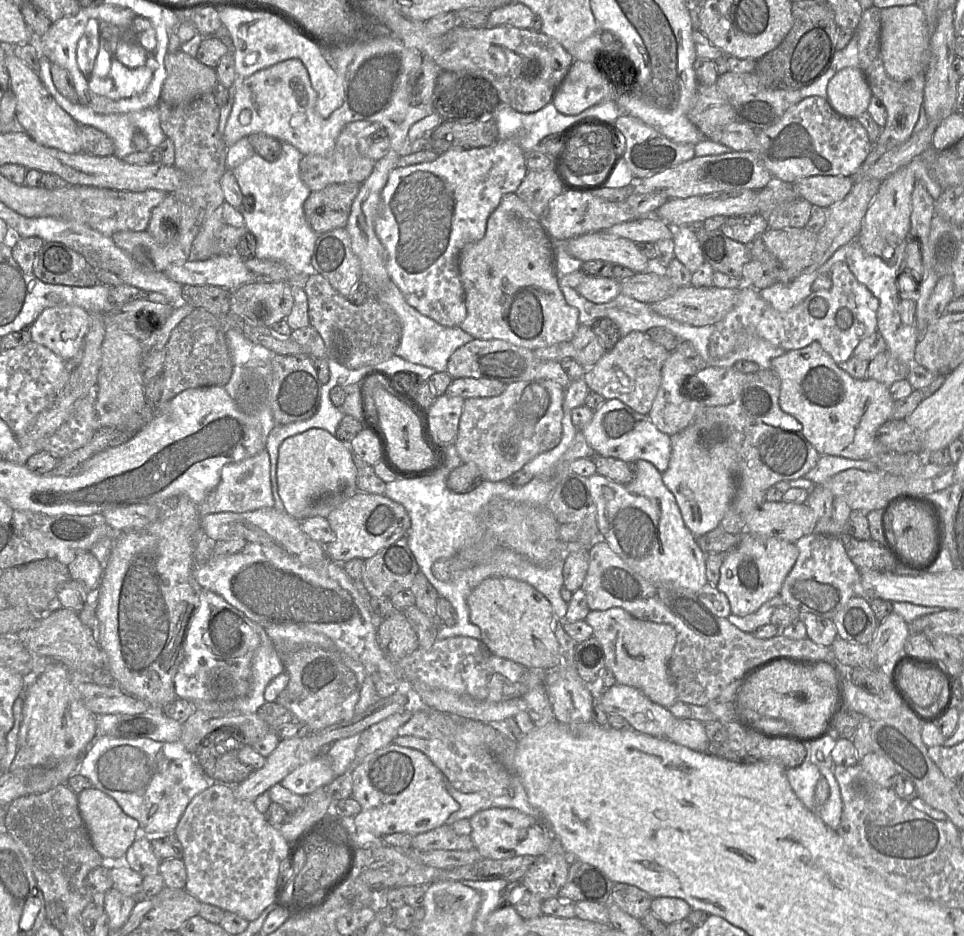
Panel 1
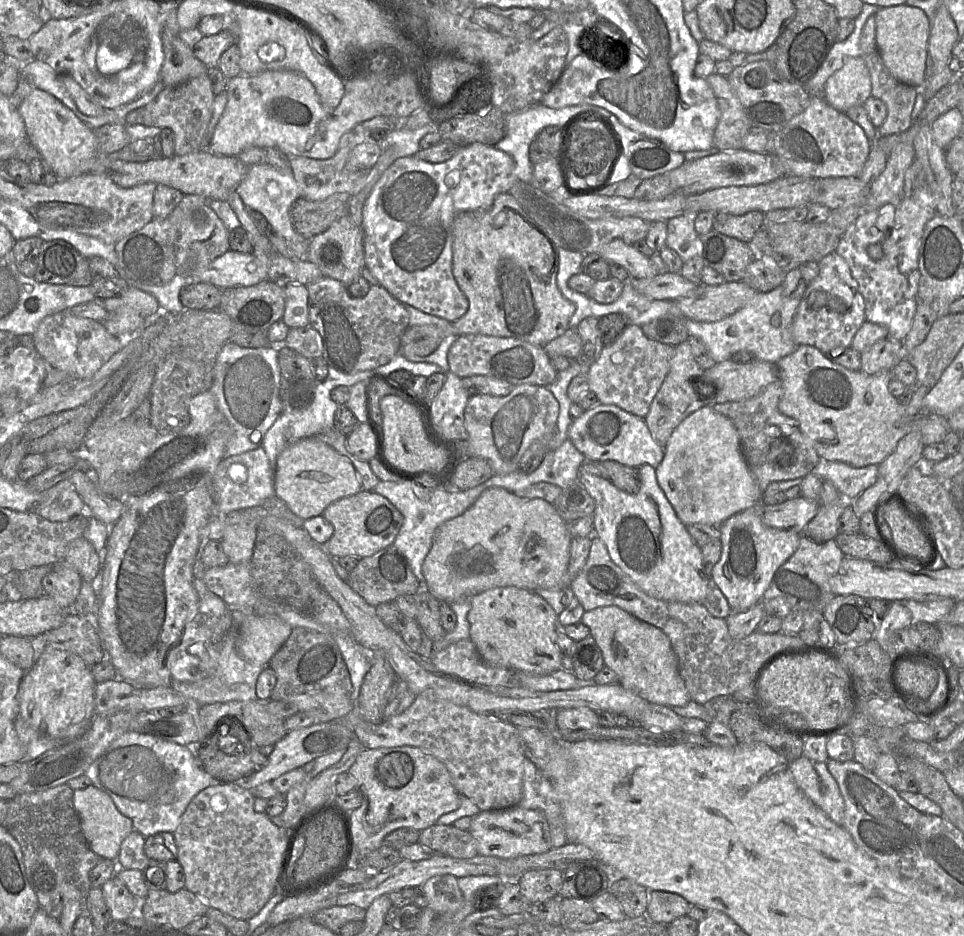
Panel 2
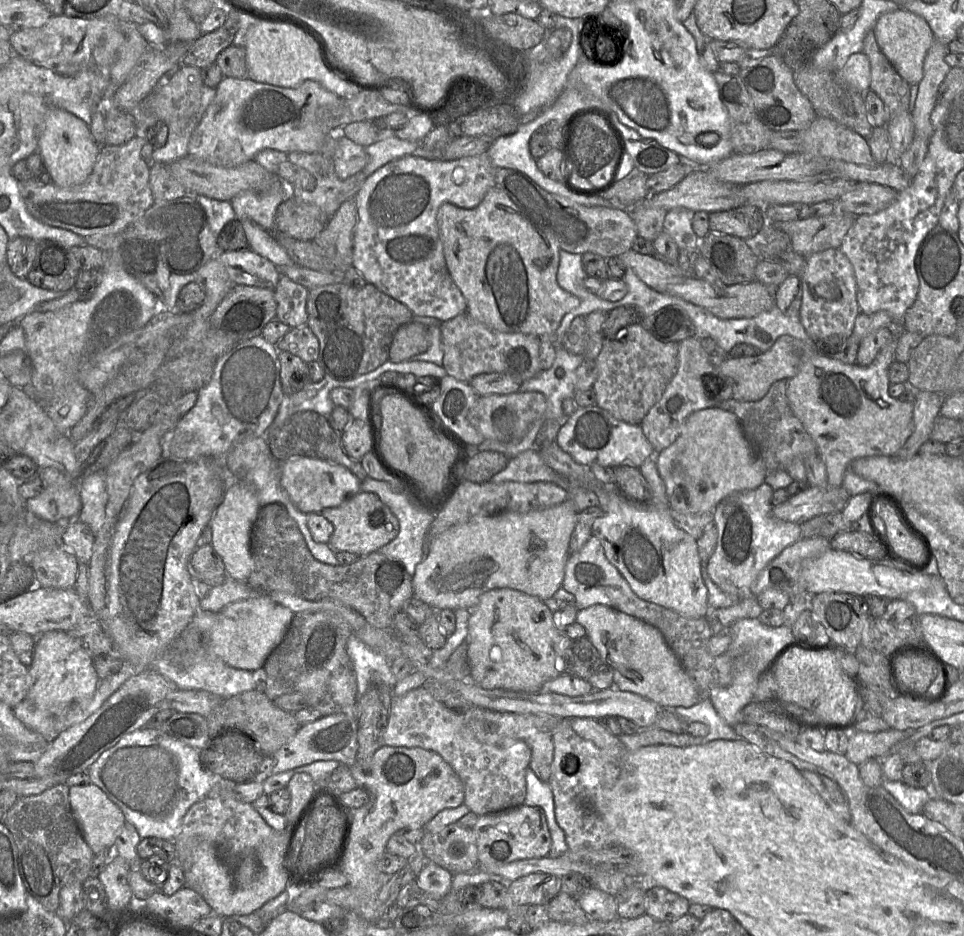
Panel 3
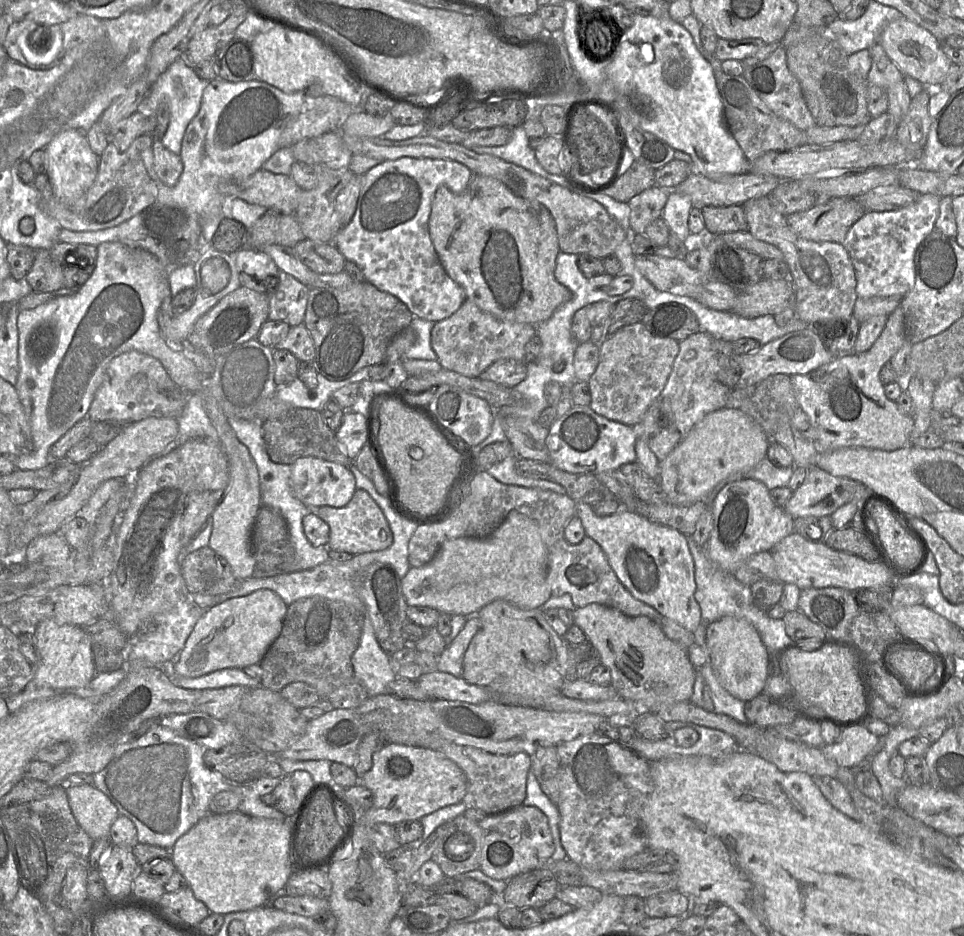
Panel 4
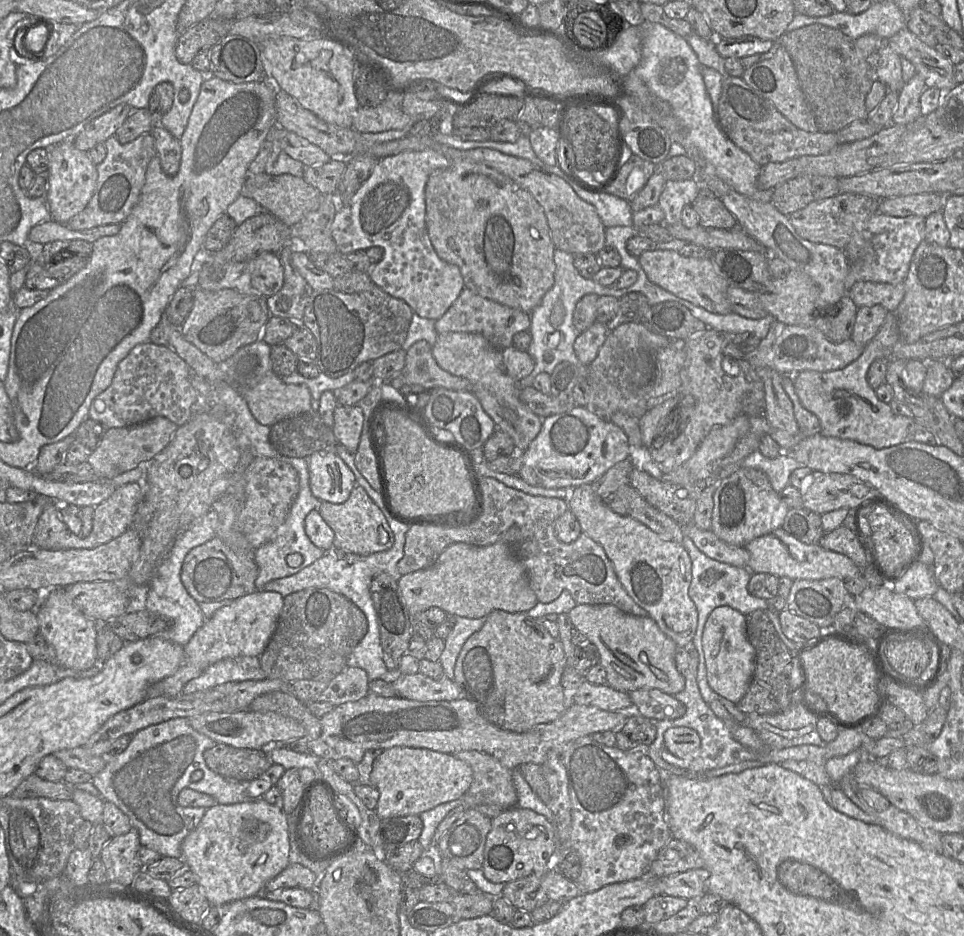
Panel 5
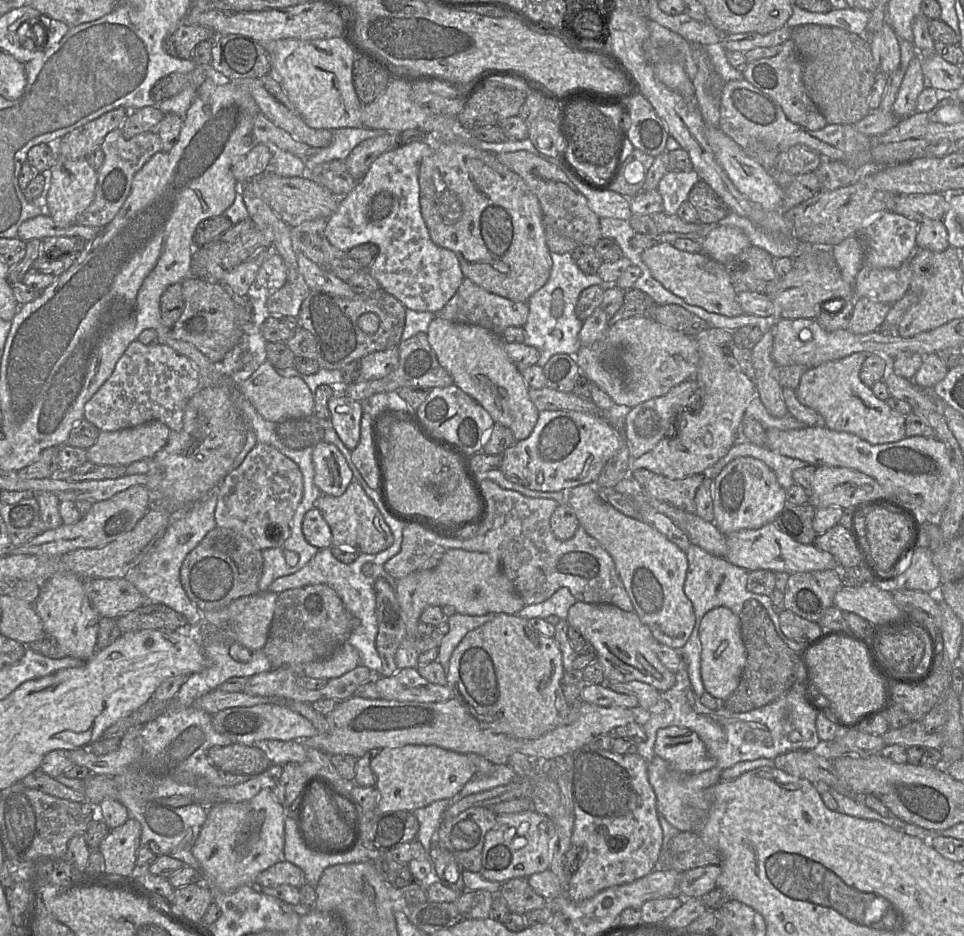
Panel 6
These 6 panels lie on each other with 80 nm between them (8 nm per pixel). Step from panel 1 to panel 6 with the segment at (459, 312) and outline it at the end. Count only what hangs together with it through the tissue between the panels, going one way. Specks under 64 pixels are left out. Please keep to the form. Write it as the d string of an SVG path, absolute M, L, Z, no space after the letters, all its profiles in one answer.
M413 142L407 145L397 146L393 149L381 154L377 157L371 166L369 167L366 175L358 182L353 190L348 194L339 198L339 204L336 212L328 218L327 225L325 227L325 236L332 246L337 248L343 253L347 253L353 247L372 243L378 247L378 254L374 258L372 264L368 268L369 273L378 281L381 289L385 290L389 294L396 297L407 309L411 309L418 312L432 312L438 313L447 304L447 302L454 296L459 289L464 276L459 263L459 260L455 253L449 249L437 246L430 238L428 229L424 222L420 207L420 186L419 186L419 166L424 157L432 154L435 148L435 142Z

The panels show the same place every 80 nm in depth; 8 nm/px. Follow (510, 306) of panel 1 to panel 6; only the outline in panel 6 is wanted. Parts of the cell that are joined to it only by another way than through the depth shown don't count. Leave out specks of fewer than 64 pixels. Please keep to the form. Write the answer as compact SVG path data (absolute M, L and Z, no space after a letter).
M435 142L432 154L424 157L419 166L420 207L431 240L439 247L449 249L457 256L464 278L470 279L484 290L504 298L527 302L549 279L552 259L546 243L545 227L540 203L525 181L502 164L495 153L460 142Z

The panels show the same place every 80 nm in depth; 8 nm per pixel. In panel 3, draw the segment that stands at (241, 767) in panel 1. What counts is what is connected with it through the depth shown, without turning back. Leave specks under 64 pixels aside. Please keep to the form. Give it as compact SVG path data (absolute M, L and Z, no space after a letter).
M226 728L221 730L215 736L211 737L206 748L199 751L200 761L205 769L219 775L224 780L230 780L237 783L242 783L253 779L259 773L260 765L262 764L265 756L270 756L264 755L264 753L256 747L251 737L234 728Z

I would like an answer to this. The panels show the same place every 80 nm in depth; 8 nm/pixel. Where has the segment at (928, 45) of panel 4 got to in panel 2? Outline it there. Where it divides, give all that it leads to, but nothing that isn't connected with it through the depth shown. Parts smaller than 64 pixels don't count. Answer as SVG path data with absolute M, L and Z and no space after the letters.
M906 4L880 8L875 14L876 44L883 64L898 81L921 88L926 69L930 19L917 7Z

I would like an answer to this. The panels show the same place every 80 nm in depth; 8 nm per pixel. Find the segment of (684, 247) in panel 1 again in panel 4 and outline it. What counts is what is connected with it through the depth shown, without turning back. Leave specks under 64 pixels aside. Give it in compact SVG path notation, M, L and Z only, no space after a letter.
M671 190L661 217L668 225L670 232L682 242L695 244L695 236L688 228L688 218L692 207L693 203L688 195Z

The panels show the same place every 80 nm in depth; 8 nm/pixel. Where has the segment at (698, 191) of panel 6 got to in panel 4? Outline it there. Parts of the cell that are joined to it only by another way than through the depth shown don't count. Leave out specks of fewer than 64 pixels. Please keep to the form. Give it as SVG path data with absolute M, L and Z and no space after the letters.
M741 205L701 208L706 231L711 234L747 231L748 223Z

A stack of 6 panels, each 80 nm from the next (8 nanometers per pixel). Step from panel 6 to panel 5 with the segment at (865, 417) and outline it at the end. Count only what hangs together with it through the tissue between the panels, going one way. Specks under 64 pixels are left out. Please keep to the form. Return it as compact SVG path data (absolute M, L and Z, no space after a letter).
M896 314L888 315L876 336L865 346L862 354L842 369L819 372L806 370L793 377L795 392L801 405L817 416L824 436L848 439L860 444L884 449L907 441L912 418L896 415L890 406L877 398L867 382L867 372L876 359L891 359L893 346L901 340Z

